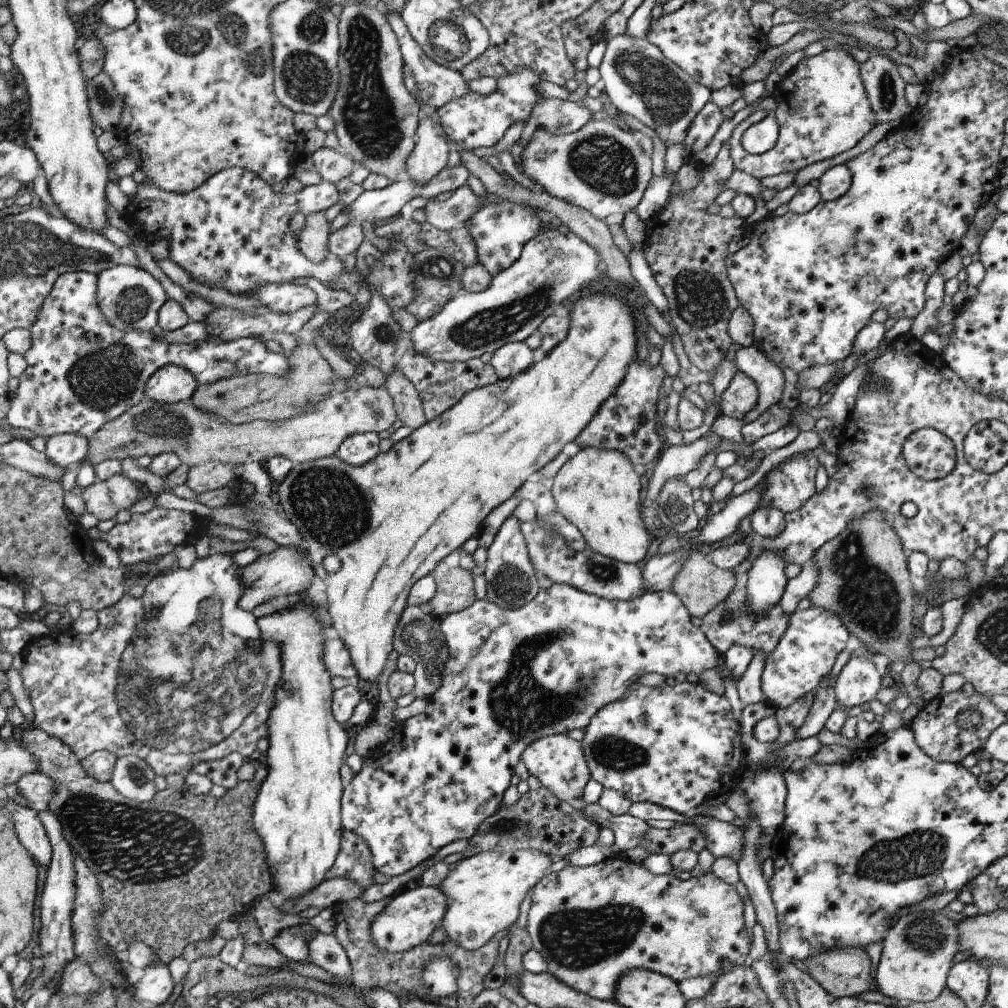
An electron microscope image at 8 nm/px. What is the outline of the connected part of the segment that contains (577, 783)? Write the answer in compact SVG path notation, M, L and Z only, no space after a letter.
M555 734L542 737L525 748L521 758L524 766L532 776L536 776L542 783L542 787L550 789L556 798L562 802L568 802L570 806L582 810L582 798L584 787L590 780L590 769L588 761L585 758L584 745L580 741L565 734Z

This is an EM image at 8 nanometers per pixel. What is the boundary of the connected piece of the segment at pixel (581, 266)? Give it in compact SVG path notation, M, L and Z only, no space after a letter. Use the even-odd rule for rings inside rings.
M564 229L540 232L525 244L521 258L512 267L492 277L486 290L476 293L460 292L450 298L438 314L420 321L409 333L411 347L440 363L462 363L480 357L484 352L498 351L505 344L524 341L536 332L546 318L554 315L554 311L564 300L568 302L572 296L577 295L576 292L588 286L590 282L600 279L603 268L600 254L577 233Z

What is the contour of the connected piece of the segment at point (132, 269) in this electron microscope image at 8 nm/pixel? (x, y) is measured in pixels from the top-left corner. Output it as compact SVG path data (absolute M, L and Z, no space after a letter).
M117 265L99 274L97 300L100 313L118 330L154 331L158 326L159 311L168 302L164 286L145 269L130 265Z

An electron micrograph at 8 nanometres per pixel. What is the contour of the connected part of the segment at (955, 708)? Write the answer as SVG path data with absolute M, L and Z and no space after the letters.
M960 689L943 697L927 698L926 706L919 710L908 727L926 756L940 763L960 764L968 754L981 750L990 734L1006 721L1005 713L998 710L988 697L976 692L966 697Z

